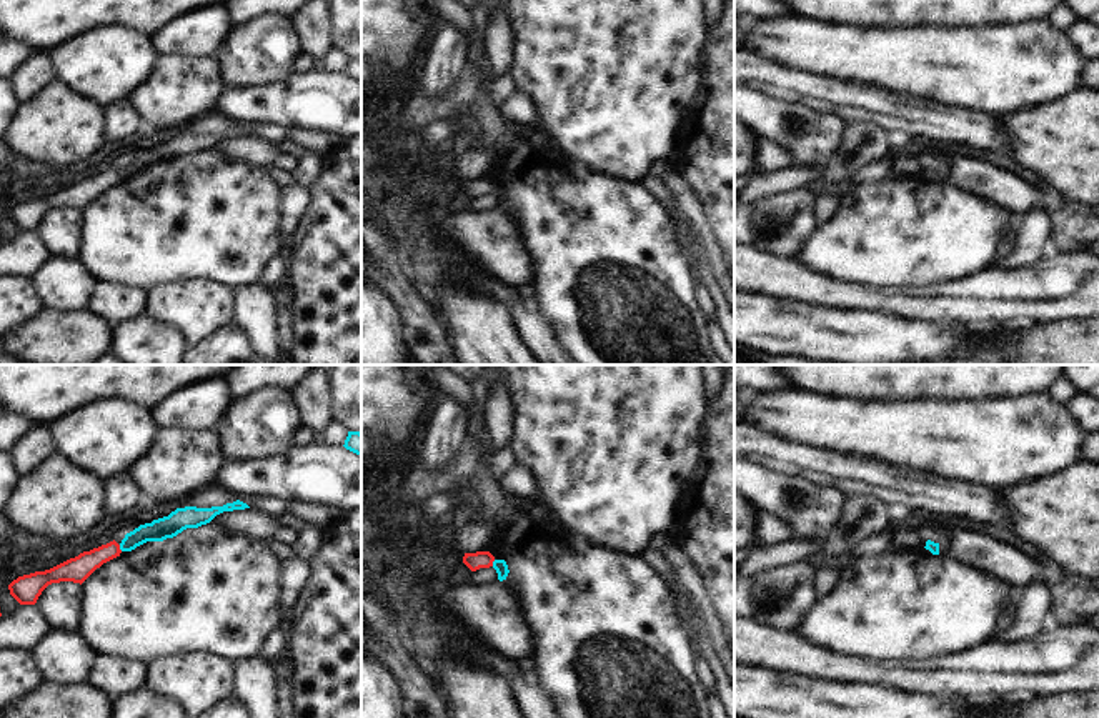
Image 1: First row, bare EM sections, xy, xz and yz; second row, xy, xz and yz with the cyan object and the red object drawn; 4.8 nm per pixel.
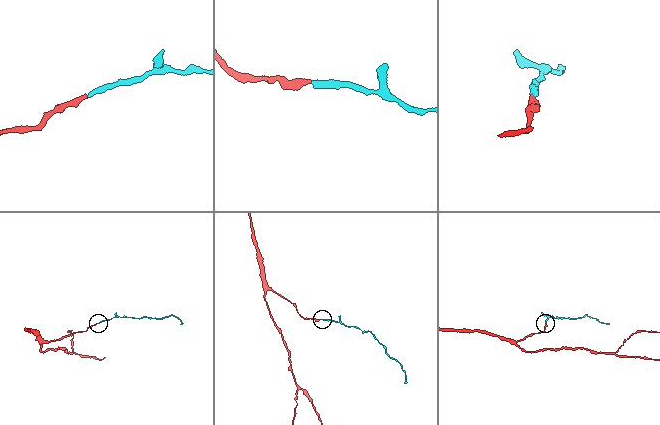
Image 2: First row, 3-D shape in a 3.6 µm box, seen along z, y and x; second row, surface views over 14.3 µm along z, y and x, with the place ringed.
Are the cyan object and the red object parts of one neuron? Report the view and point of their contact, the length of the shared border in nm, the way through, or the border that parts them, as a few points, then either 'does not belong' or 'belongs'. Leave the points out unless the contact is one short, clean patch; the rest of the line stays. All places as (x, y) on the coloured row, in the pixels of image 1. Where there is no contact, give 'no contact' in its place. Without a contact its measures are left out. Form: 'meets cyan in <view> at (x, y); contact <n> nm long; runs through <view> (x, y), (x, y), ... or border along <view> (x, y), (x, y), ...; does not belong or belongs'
meets cyan in xy at (120, 548); contact 40 nm long; runs through xy (167, 527), (145, 532), (120, 548), (105, 552), (79, 568); belongs

